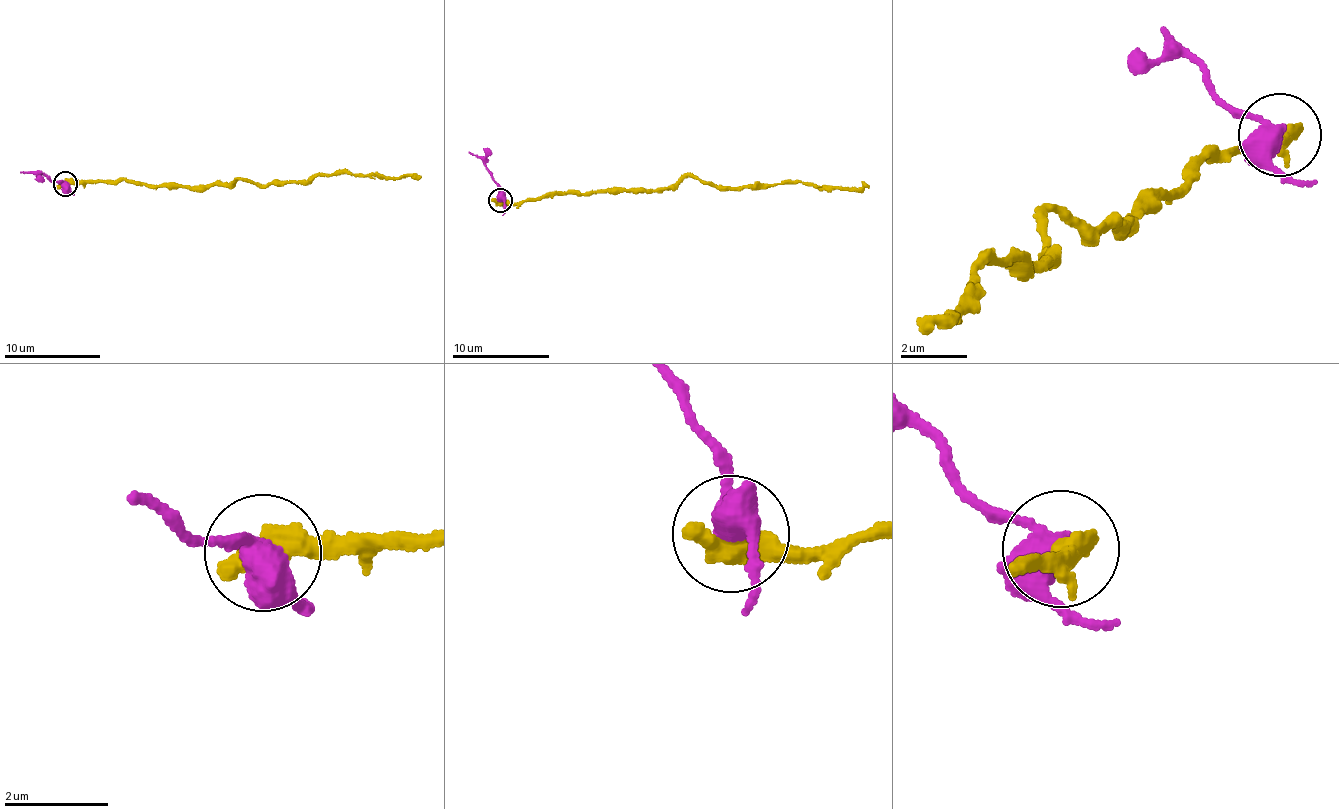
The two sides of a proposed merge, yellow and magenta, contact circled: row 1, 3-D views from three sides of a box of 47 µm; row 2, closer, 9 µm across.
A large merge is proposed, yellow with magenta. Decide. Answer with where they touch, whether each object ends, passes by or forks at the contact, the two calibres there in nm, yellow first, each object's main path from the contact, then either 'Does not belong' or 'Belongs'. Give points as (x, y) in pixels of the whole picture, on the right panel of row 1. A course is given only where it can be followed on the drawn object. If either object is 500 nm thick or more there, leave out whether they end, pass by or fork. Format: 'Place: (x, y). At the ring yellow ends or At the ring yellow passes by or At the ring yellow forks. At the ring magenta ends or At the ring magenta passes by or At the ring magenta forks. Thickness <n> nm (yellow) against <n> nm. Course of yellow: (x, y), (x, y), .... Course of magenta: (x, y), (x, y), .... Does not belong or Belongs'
Place: (1279, 135). Thickness 600 nm (yellow) against 380 nm. Course of yellow: (1281, 137), (1218, 148), (1125, 236), (1042, 214), (1052, 250), (1026, 281), (985, 259), (920, 334). Course of magenta: (1281, 137), (1234, 117), (1195, 62), (1160, 27). Does not belong

